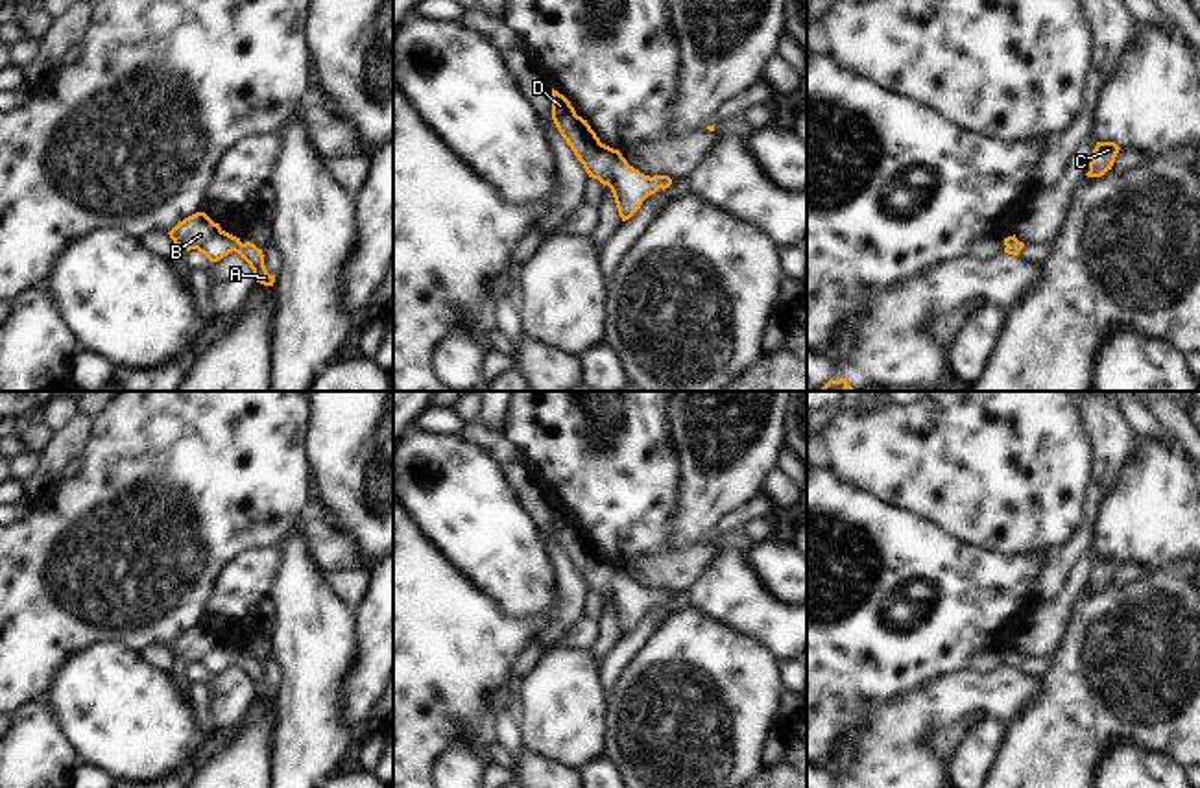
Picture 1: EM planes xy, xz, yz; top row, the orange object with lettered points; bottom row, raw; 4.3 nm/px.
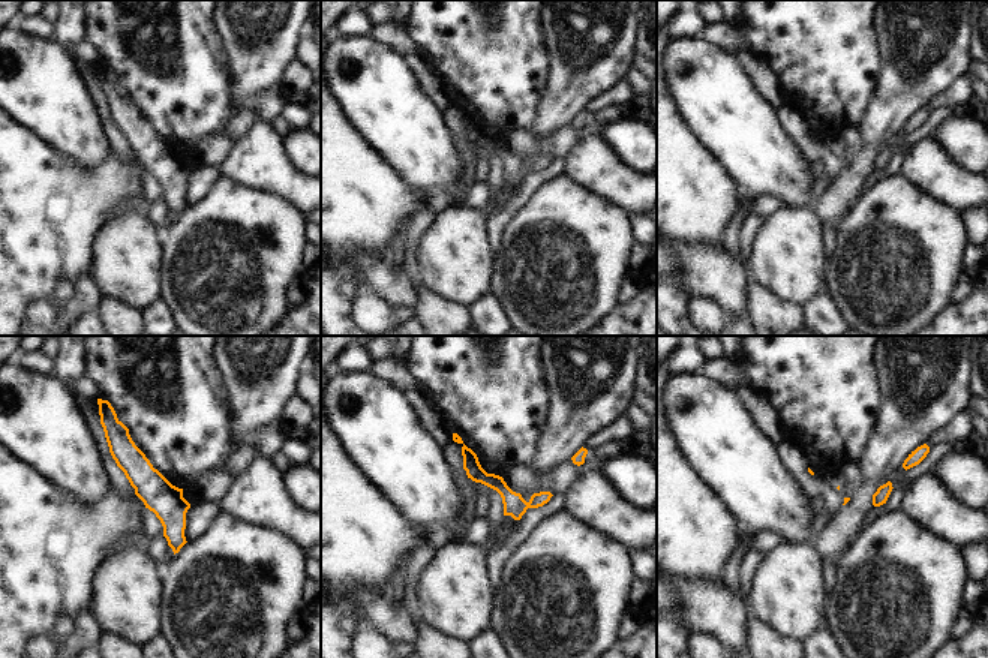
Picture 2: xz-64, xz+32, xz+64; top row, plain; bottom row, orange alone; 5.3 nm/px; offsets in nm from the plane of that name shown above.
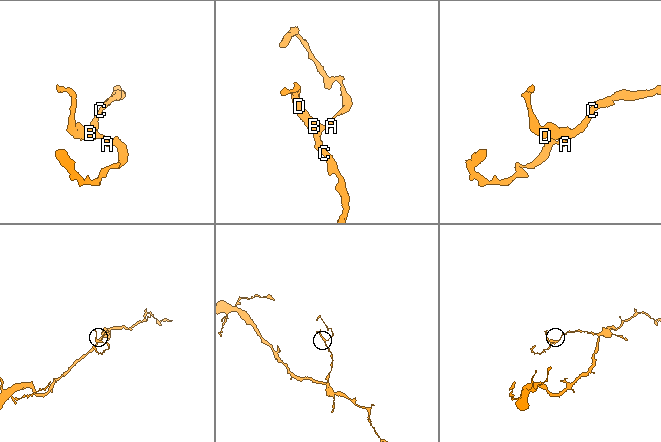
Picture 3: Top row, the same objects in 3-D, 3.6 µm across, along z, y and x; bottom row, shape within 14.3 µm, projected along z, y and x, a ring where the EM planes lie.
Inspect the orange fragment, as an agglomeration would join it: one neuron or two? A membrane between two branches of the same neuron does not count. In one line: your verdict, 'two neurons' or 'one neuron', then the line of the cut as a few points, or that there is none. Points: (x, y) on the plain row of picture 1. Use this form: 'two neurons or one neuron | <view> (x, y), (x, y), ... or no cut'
one neuron | no cut

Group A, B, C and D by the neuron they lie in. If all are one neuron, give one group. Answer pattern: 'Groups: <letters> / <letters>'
Groups: A B C D

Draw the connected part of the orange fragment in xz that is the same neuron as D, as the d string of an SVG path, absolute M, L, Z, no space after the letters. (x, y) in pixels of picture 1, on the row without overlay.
M554 502L552 533L589 591L611 602L622 635L630 633L648 609L672 598L668 589L644 589L630 579L618 563L602 557L587 533Z

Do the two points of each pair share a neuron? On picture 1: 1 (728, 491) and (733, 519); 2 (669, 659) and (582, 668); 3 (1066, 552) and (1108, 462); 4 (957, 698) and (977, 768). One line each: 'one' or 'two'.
1: two
2: two
3: one
4: two

